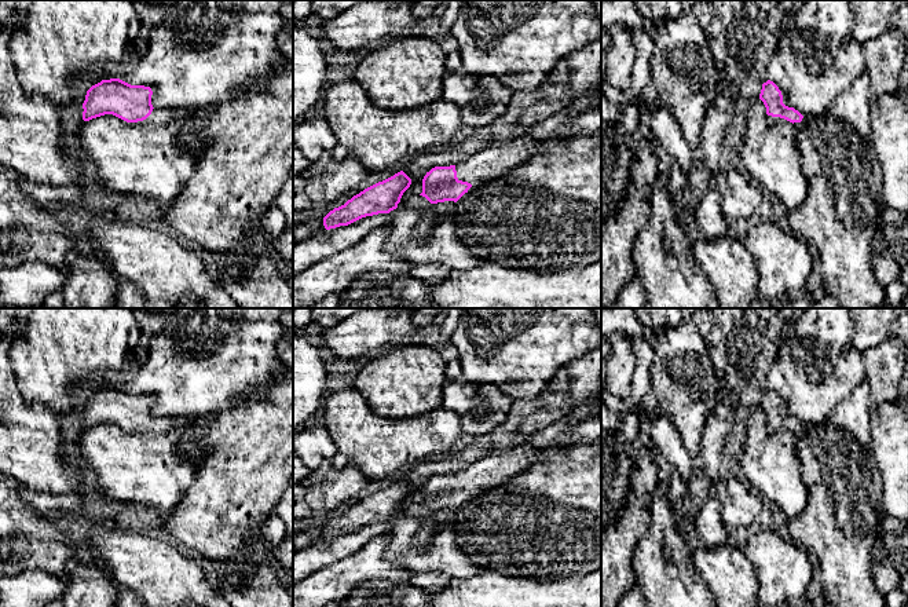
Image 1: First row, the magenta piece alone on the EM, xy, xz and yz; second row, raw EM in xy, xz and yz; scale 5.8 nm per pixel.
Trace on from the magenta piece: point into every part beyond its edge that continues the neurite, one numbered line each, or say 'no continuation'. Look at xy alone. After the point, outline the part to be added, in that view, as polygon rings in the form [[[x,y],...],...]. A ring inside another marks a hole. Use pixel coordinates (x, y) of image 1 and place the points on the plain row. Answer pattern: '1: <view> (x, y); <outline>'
1: xy (158, 424); [[[154,416],[151,423],[143,429],[153,432],[179,432],[188,424],[190,424],[190,418],[184,418],[184,417]]]

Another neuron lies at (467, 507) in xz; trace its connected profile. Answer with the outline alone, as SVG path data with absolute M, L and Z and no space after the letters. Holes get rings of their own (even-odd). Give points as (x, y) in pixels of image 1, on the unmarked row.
M601 439L575 443L531 464L526 471L490 489L472 493L457 509L457 542L469 560L508 577L559 581L601 568Z

